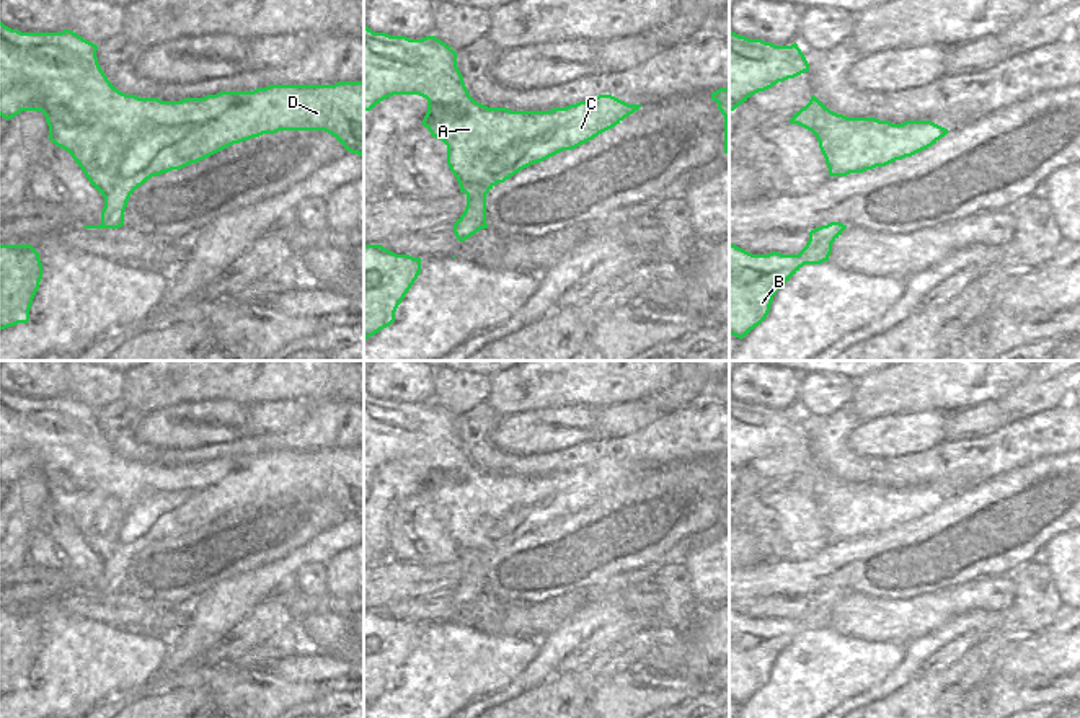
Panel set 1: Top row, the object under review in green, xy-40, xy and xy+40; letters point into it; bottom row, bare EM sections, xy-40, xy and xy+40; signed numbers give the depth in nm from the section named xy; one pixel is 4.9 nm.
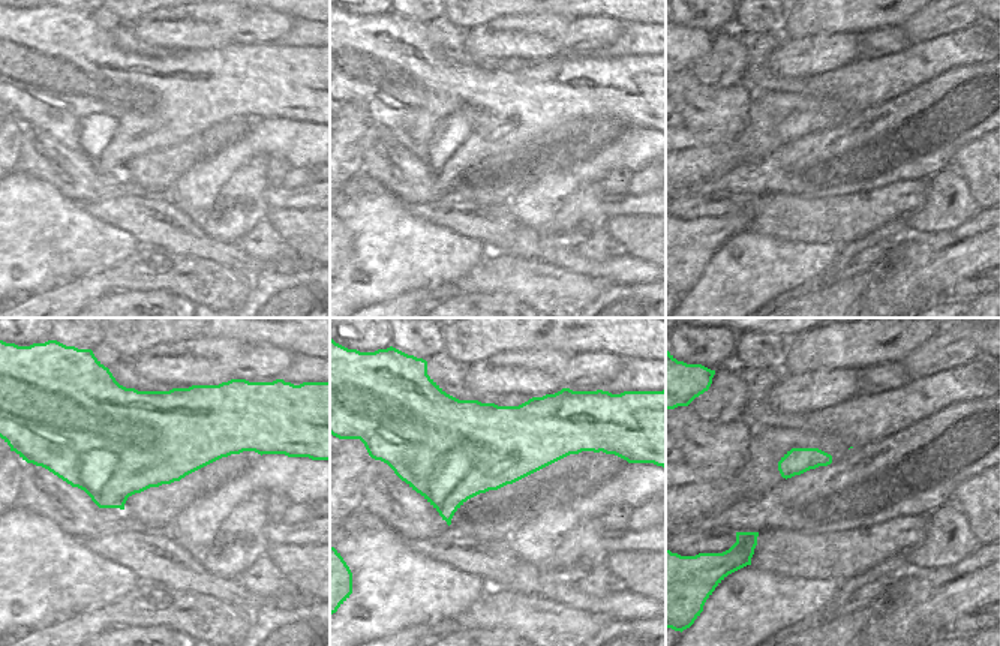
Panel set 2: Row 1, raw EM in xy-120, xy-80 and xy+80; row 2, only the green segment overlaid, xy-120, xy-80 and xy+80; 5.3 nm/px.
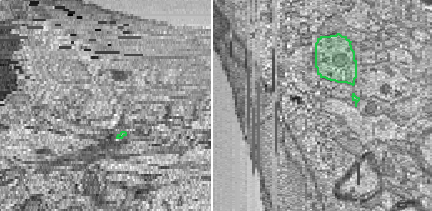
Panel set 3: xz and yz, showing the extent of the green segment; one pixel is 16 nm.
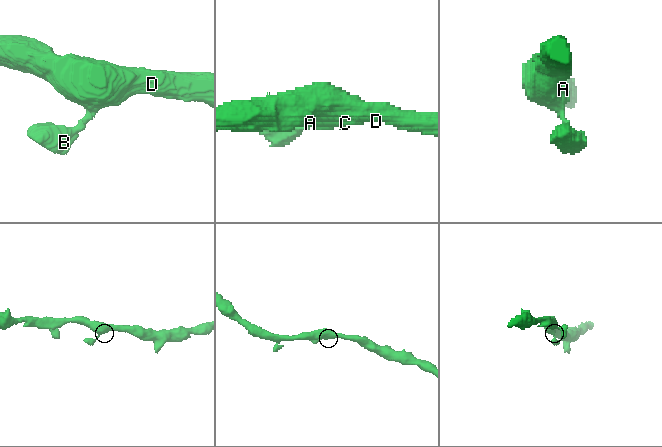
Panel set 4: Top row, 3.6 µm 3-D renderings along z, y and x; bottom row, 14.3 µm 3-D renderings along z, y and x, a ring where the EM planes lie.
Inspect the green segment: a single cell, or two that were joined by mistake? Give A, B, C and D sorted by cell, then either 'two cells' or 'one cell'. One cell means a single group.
A B C D | one cell

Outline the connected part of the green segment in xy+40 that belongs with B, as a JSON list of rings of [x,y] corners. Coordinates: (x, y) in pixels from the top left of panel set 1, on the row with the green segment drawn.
[[[830,222],[809,232],[806,246],[798,255],[752,255],[729,242],[729,335],[742,339],[768,315],[773,295],[804,266],[829,261],[832,243],[847,225]]]

